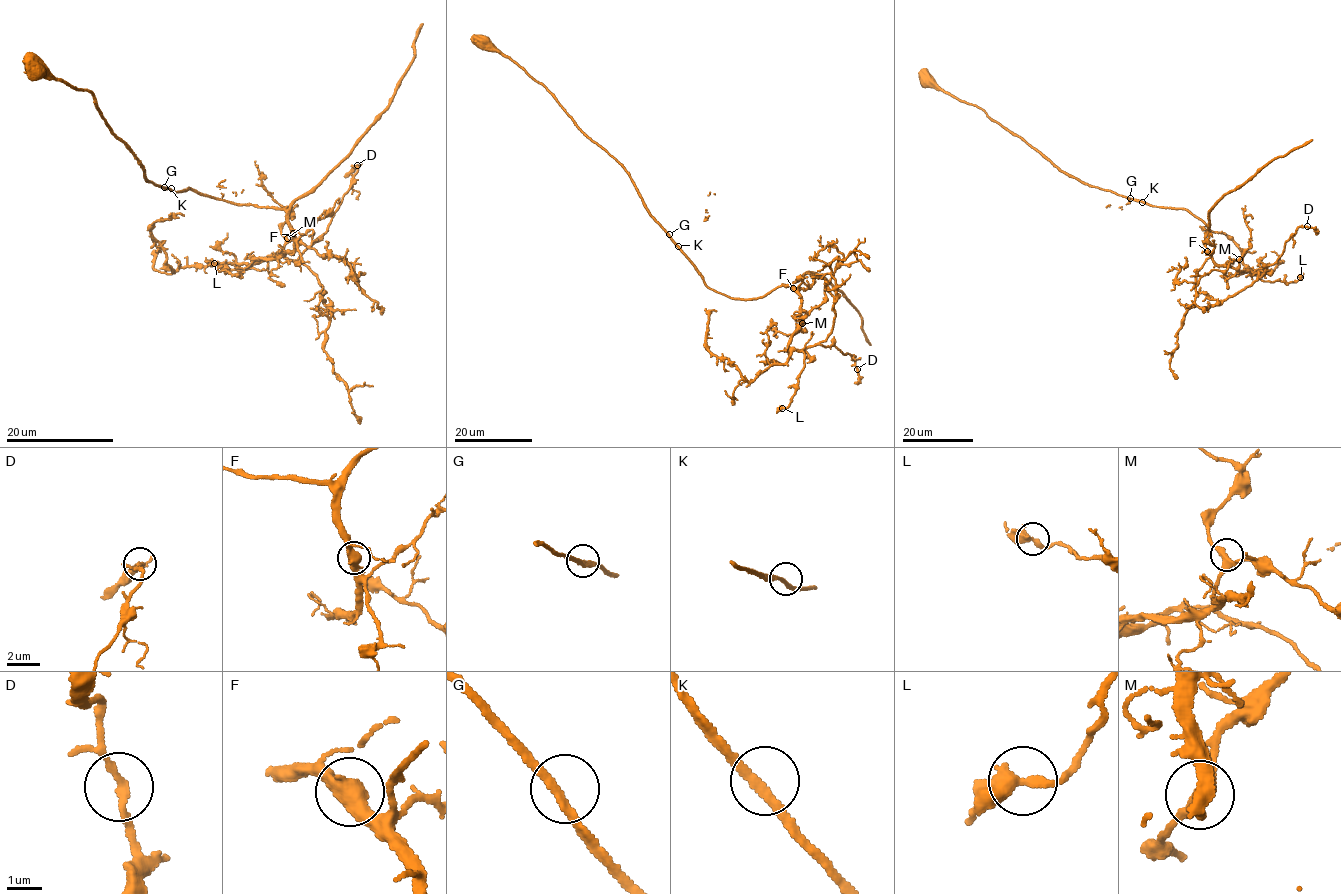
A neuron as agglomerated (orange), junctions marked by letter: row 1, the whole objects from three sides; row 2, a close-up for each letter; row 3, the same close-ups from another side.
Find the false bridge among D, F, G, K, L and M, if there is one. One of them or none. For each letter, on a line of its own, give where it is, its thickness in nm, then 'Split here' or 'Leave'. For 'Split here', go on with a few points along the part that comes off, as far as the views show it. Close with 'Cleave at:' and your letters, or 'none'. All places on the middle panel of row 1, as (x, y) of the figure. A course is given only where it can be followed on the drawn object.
D: Place: (857, 369). Thickness 190 nm. Leave
F: Place: (793, 288). Thickness 550 nm. Leave
G: Place: (669, 234). Thickness 240 nm. Leave
K: Place: (678, 246). Thickness 240 nm. Leave
L: Place: (782, 408). Thickness 400 nm. Leave
M: Place: (802, 323). Thickness 300 nm. Leave
Cleave at: none

